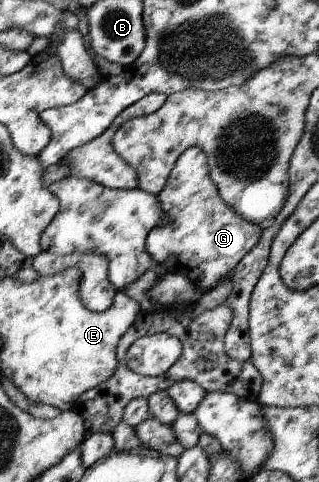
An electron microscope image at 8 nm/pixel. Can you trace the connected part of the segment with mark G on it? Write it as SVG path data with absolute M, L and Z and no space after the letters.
M189 147L181 153L168 176L166 188L157 197L162 202L163 213L167 215L169 223L159 225L154 230L149 241L150 256L158 264L164 265L167 271L190 277L195 286L209 293L225 279L225 275L233 274L243 257L259 243L263 226L243 219L223 201L211 179L207 155L200 147Z

